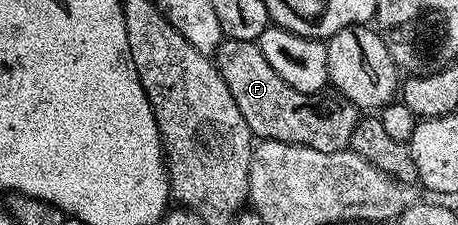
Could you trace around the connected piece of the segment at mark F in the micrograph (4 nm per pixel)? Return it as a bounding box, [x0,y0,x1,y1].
[214,38,362,153]

